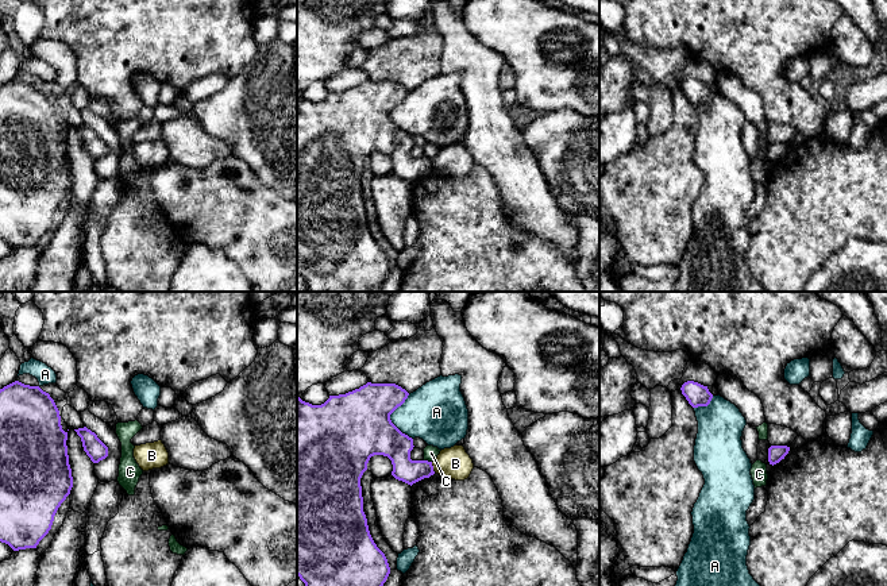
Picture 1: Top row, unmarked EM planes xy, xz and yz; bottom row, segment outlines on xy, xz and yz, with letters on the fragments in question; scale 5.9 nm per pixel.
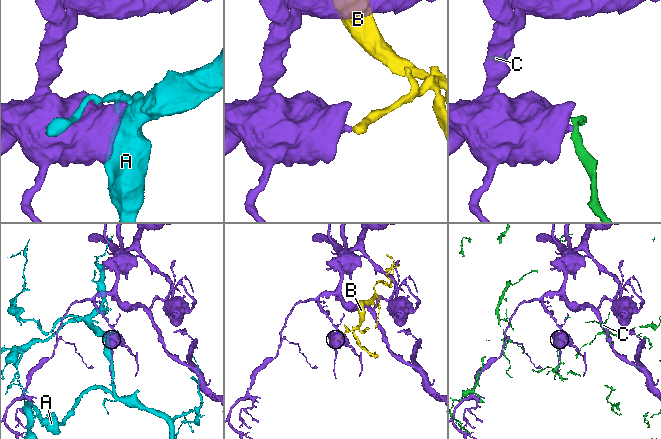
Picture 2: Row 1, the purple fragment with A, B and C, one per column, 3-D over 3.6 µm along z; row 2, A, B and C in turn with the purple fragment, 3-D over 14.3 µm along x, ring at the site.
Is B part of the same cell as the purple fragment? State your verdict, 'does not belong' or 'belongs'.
does not belong

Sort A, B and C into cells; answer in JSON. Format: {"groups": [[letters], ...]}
{"groups": [["A"], ["B"], ["C"]]}

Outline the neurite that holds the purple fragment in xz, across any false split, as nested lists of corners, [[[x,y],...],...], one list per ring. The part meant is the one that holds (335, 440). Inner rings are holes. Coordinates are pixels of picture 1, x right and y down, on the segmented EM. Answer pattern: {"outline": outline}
{"outline": [[[371,383],[346,394],[329,396],[321,405],[297,397],[297,575],[305,586],[383,586],[390,567],[385,554],[374,543],[363,512],[360,478],[374,455],[392,460],[392,475],[413,485],[435,474],[432,462],[412,460],[413,439],[390,420],[409,393],[396,383]]]}

